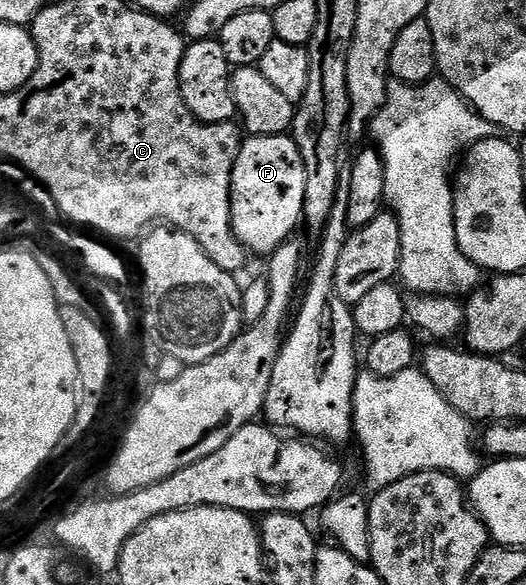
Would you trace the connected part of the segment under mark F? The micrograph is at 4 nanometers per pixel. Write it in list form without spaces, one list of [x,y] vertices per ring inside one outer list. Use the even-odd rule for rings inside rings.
[[[288,134],[284,135],[249,135],[242,142],[239,157],[233,166],[231,175],[231,217],[233,232],[246,252],[268,257],[278,251],[288,239],[294,238],[293,231],[303,223],[305,213],[305,194],[307,177],[303,157],[297,148],[297,142]]]

